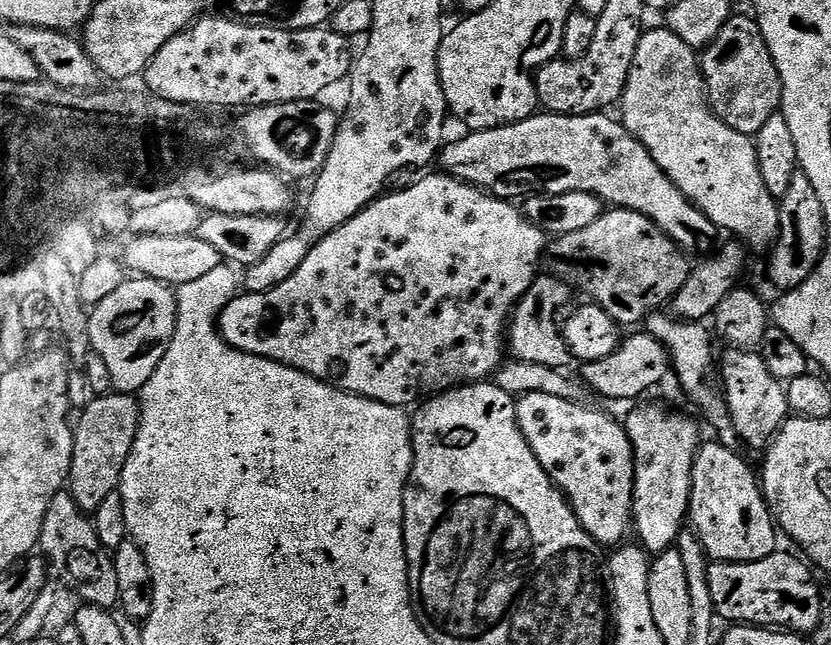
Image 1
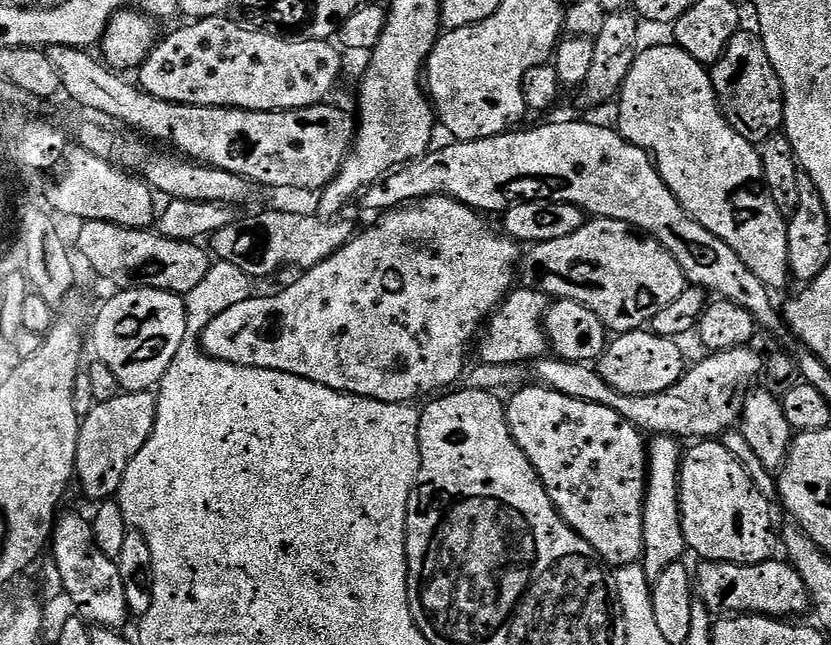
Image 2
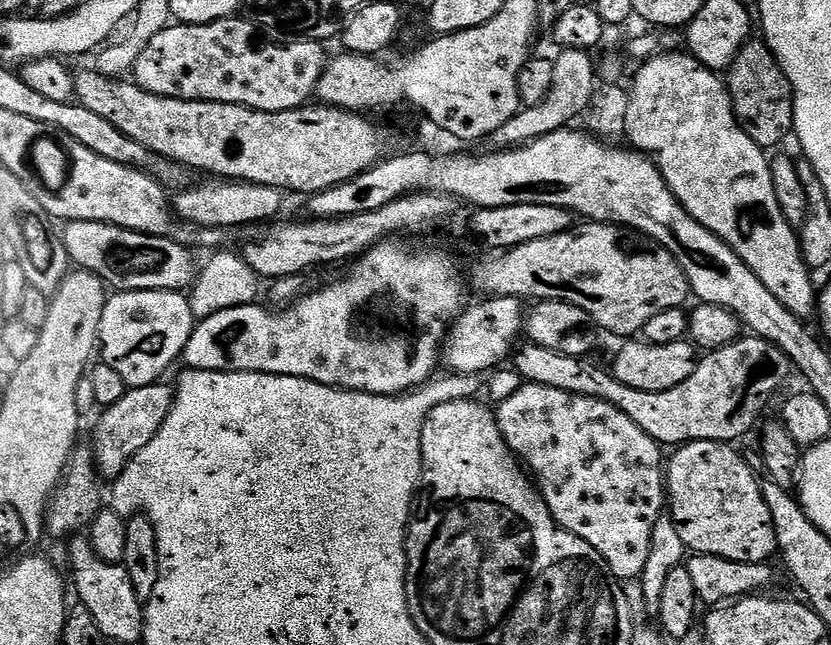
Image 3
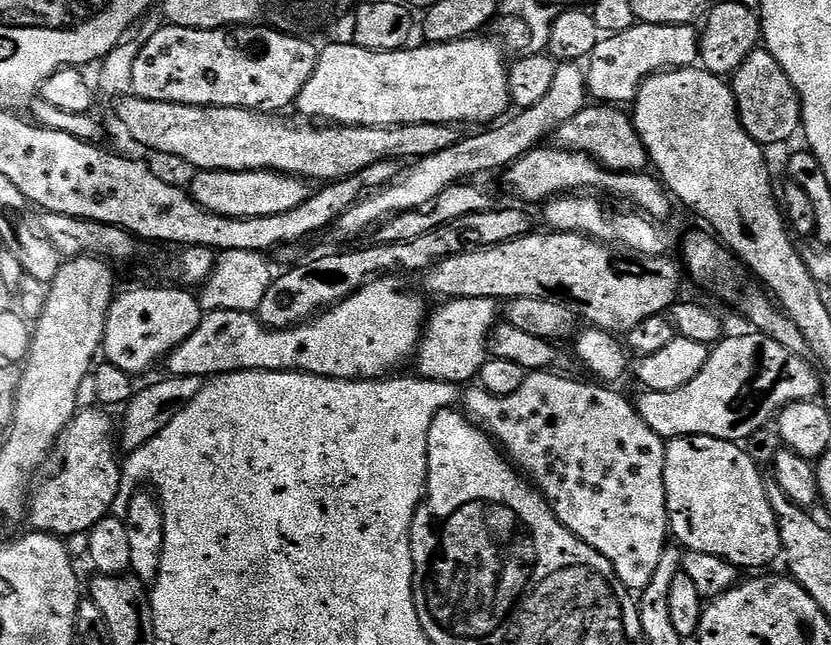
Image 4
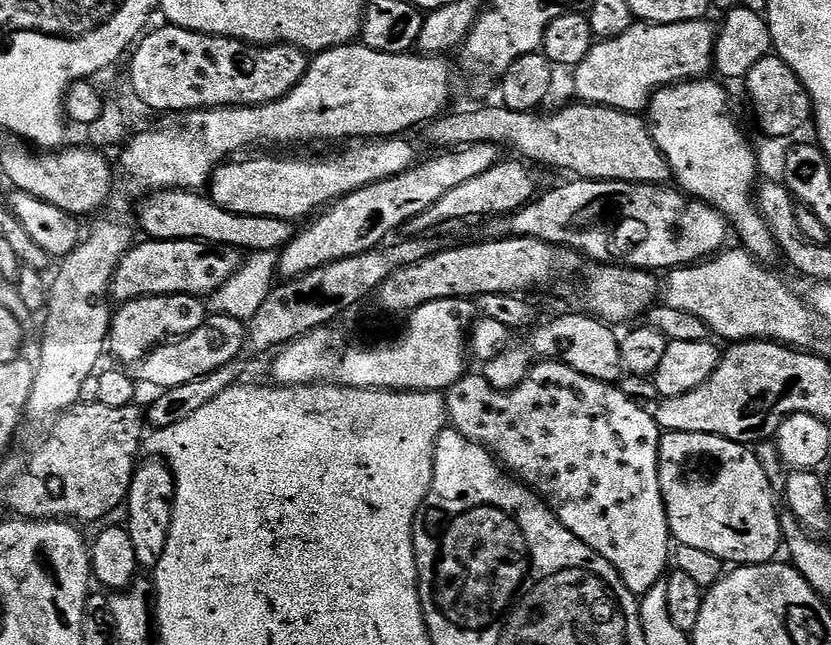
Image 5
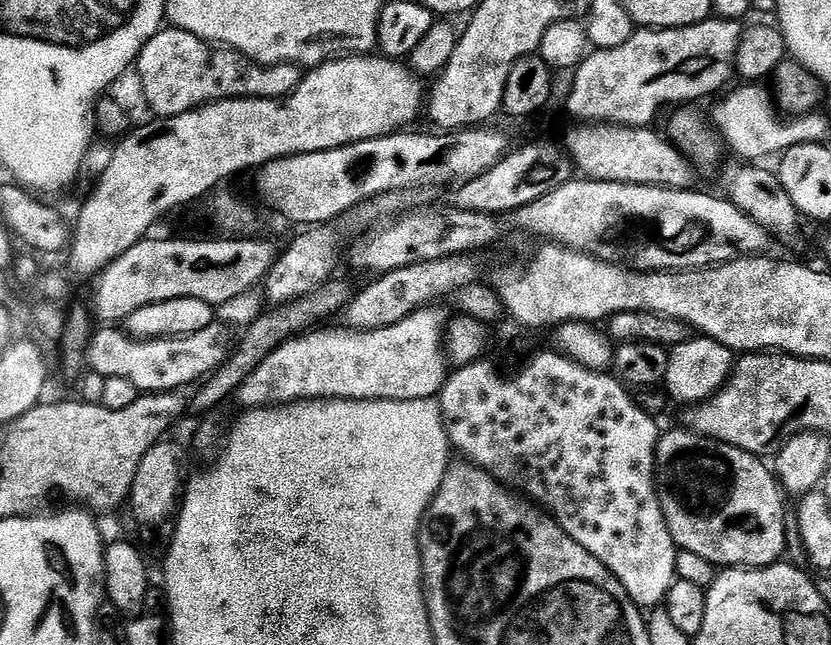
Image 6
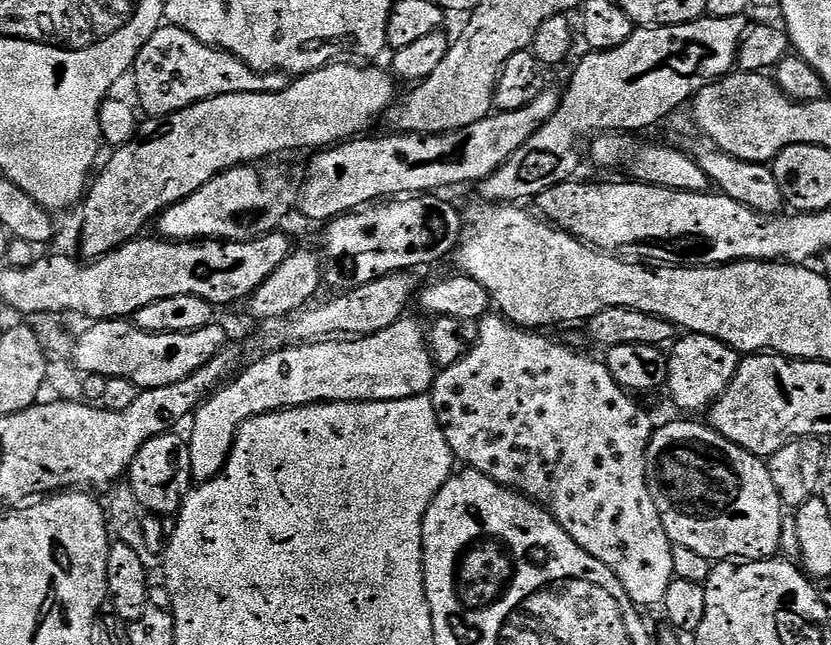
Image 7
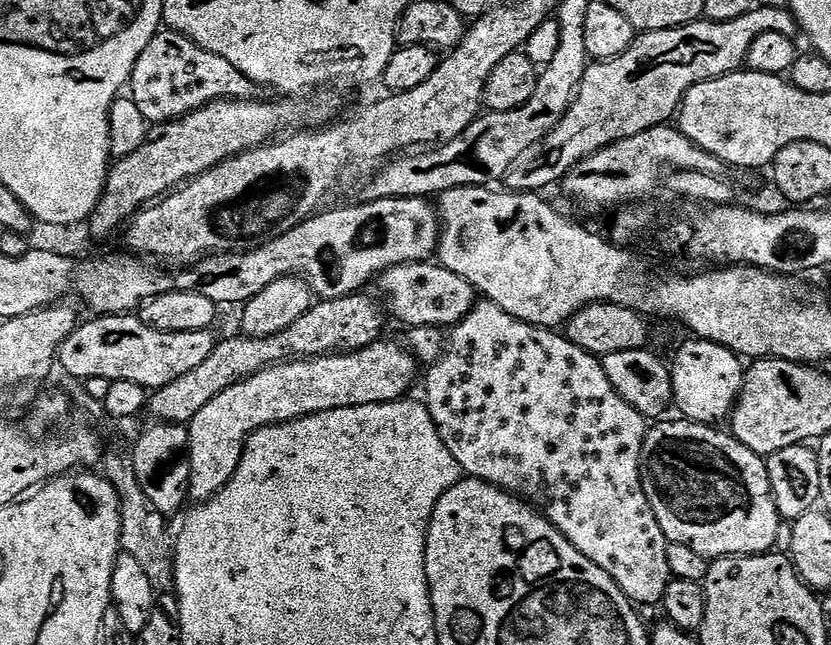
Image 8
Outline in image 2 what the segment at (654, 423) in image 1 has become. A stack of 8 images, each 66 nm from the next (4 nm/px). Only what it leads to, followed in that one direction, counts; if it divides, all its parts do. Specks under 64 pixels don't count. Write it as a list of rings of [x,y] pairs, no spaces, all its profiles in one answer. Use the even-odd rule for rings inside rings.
[[[656,434],[647,445],[648,485],[644,495],[642,514],[642,542],[644,554],[642,563],[650,581],[654,582],[666,566],[681,563],[688,543],[680,525],[680,462],[682,459],[681,441],[674,436]]]

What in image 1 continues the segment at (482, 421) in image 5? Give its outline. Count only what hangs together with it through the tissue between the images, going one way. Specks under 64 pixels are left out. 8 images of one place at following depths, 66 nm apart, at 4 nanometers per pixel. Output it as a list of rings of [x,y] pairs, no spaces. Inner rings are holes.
[[[526,394],[516,400],[518,426],[534,450],[534,458],[542,462],[542,470],[559,486],[578,522],[601,546],[616,546],[633,527],[632,495],[634,494],[634,454],[628,431],[623,423],[588,404],[575,404],[554,394]]]

